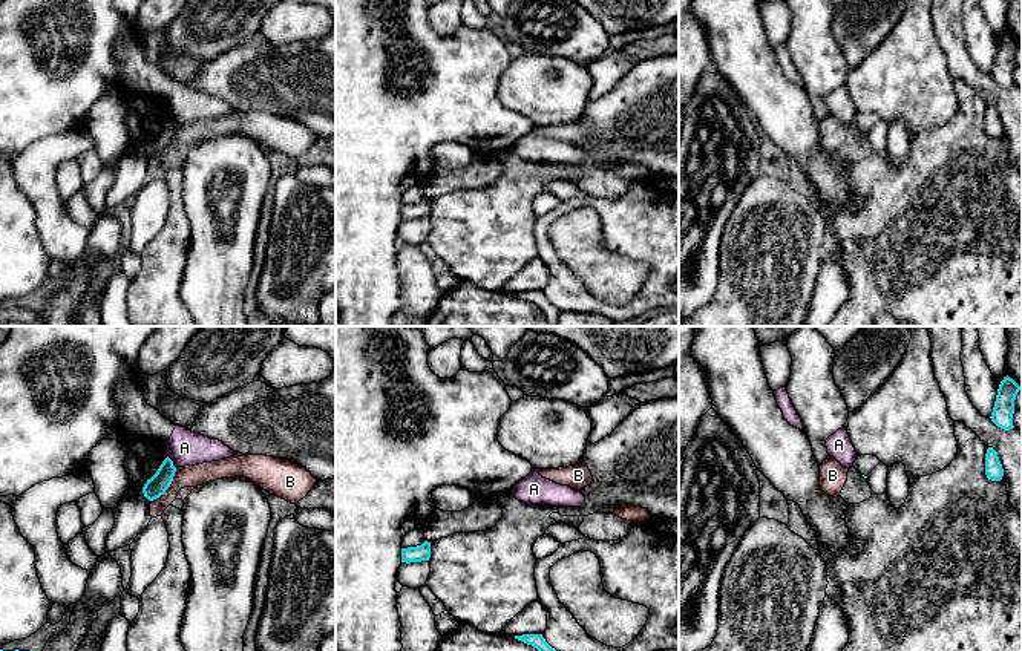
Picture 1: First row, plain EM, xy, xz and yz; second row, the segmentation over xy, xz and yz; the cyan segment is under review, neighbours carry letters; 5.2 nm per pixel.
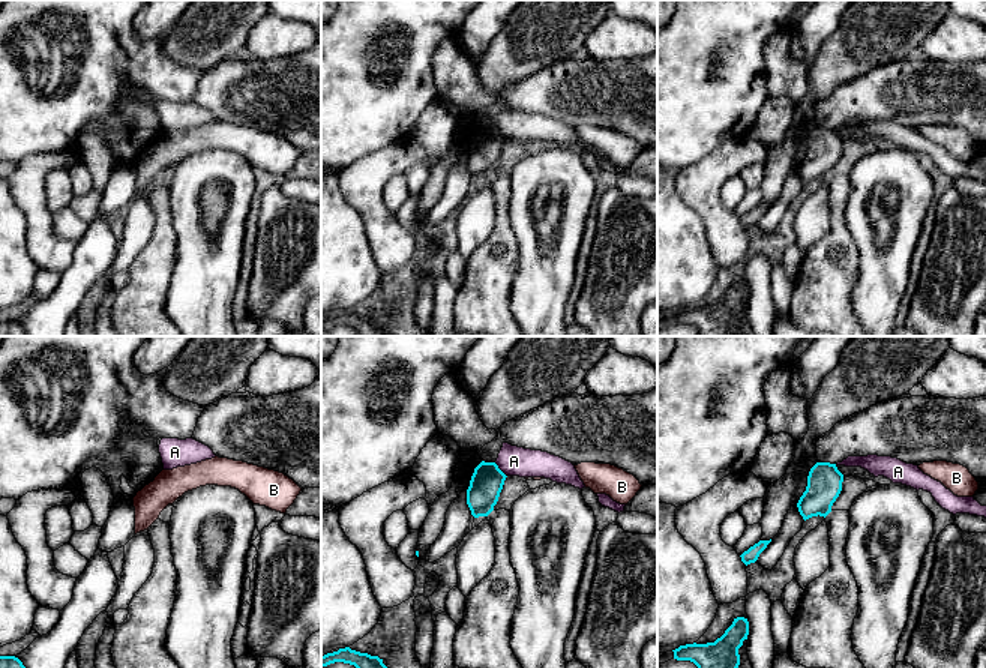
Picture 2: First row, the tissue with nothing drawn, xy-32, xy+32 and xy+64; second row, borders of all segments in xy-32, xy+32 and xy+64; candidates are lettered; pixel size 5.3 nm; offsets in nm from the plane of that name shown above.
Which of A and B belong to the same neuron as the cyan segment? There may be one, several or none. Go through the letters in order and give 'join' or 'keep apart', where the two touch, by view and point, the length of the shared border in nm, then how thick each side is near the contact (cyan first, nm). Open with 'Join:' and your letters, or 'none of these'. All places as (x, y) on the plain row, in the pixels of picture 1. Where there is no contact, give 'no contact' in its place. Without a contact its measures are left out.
Join: none of these
A: keep apart | xy (172, 120) | 80 nm | 110/190 nm
B: keep apart | xy (169, 143) | 240 nm | 110/110 nm

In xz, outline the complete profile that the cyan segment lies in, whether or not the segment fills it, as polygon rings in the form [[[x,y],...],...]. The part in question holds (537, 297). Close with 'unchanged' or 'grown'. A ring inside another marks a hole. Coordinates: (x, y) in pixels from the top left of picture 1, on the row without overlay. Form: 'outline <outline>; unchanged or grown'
outline [[[522,291],[515,293],[515,296],[536,305],[542,311],[549,326],[556,326],[561,311],[545,299],[542,291]]]; unchanged

